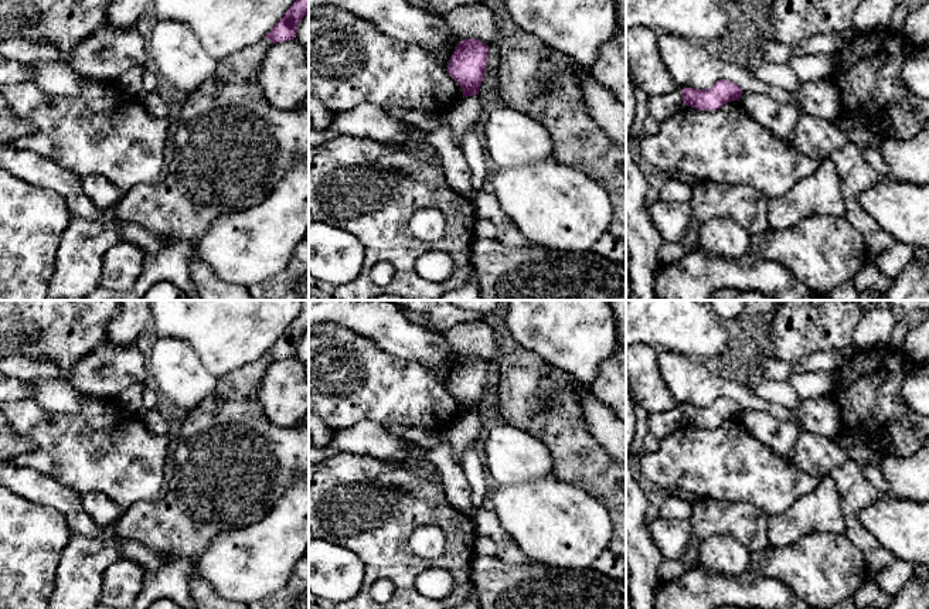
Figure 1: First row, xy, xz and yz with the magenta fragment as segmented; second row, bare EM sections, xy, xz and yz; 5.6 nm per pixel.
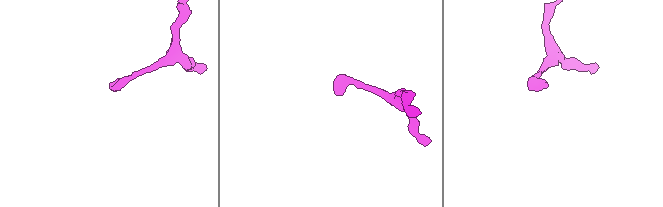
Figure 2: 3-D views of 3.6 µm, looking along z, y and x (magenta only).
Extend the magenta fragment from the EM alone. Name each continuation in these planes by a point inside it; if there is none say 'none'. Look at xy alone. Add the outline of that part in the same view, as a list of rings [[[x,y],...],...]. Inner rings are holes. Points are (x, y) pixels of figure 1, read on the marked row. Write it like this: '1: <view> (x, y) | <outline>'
none

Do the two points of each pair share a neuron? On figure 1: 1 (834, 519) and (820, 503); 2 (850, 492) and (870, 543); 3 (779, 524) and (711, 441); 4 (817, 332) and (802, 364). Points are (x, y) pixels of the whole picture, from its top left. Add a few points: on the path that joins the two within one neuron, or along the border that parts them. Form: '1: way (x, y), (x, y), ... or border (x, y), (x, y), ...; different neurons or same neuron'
1: way (830, 514), (823, 507); same neuron
2: way (851, 504), (851, 521), (857, 530); same neuron
3: border (800, 497), (783, 510), (769, 516); different neurons
4: border (839, 350), (814, 350), (795, 363), (773, 357); different neurons

